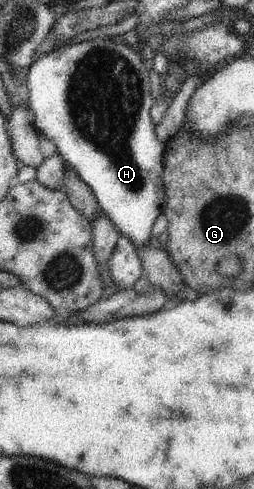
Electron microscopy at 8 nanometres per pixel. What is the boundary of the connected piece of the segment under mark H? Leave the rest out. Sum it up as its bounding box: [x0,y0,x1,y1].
[27,38,166,249]

